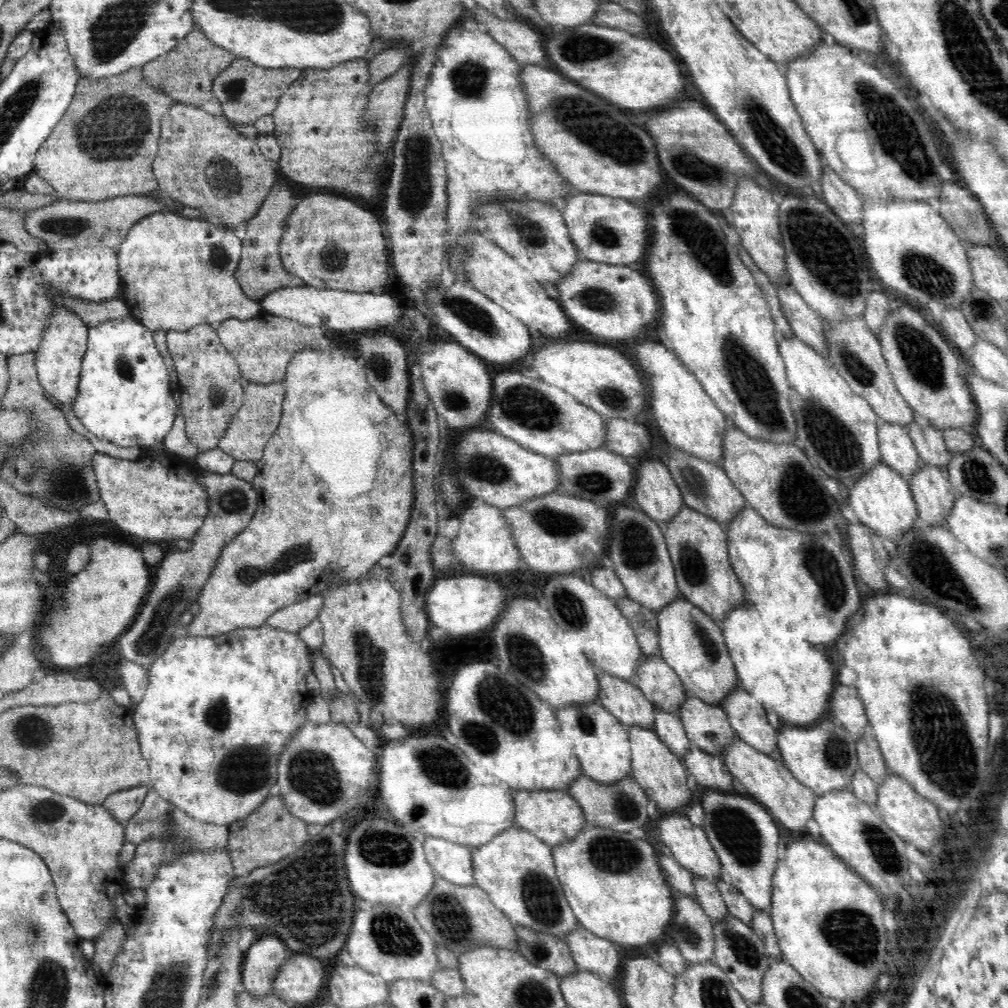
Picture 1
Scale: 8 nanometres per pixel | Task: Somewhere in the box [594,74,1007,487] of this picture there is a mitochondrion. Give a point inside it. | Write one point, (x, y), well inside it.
(897, 133)

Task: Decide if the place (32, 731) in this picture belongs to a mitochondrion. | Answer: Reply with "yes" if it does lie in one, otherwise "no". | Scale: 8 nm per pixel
yes

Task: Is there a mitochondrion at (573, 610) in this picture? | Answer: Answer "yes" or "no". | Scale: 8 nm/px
yes

